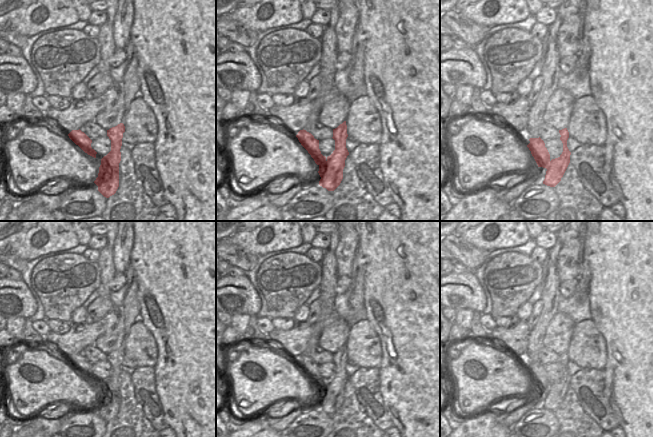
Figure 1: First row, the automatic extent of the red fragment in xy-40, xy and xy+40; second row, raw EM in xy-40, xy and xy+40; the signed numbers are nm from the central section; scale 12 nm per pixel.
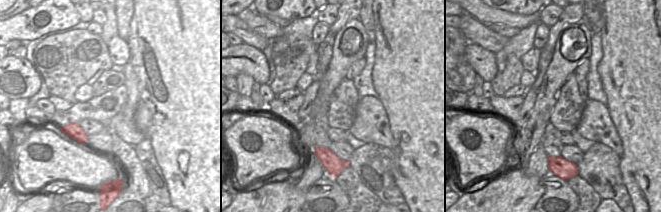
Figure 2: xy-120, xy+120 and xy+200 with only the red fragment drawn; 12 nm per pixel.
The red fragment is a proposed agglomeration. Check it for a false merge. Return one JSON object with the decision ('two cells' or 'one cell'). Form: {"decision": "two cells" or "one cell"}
{"decision": "two cells"}

